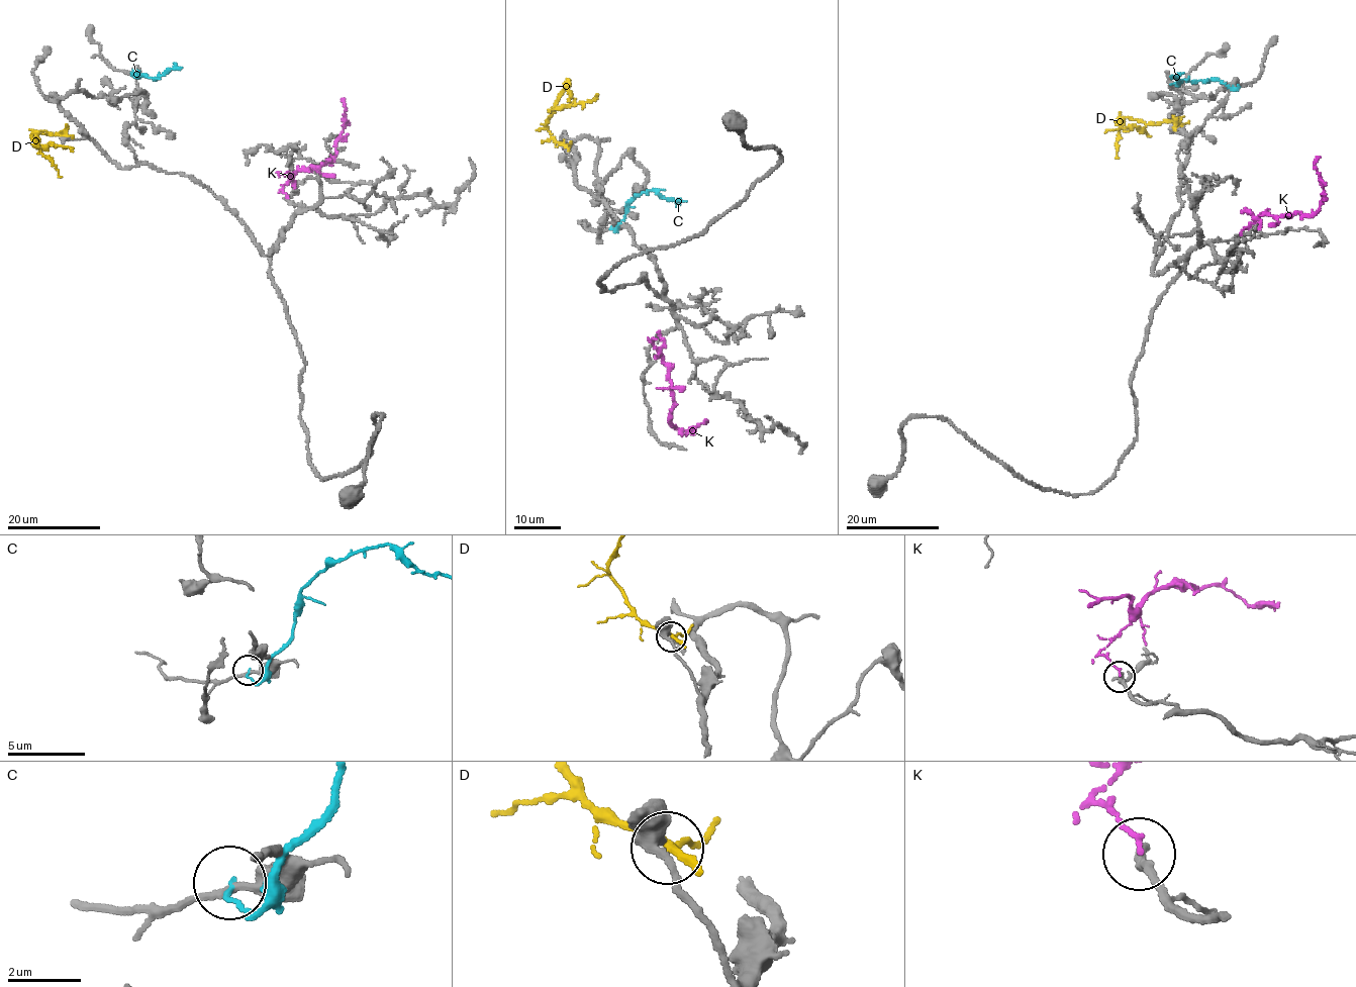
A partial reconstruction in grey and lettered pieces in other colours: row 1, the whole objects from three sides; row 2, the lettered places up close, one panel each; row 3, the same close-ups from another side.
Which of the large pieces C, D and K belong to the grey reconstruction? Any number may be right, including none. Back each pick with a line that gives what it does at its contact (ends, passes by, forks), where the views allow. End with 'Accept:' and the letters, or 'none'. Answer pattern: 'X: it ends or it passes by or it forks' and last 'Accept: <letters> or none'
K: it ends
Accept: K

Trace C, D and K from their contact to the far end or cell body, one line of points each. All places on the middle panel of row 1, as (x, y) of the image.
C: (611, 227), (614, 231), (623, 219), (625, 207), (645, 191), (657, 191), (661, 195), (685, 202)
D: (565, 145), (557, 141), (546, 121), (565, 86), (571, 93), (569, 102)
K: (654, 338), (653, 341), (668, 368), (673, 405), (670, 421), (683, 430), (706, 423)

